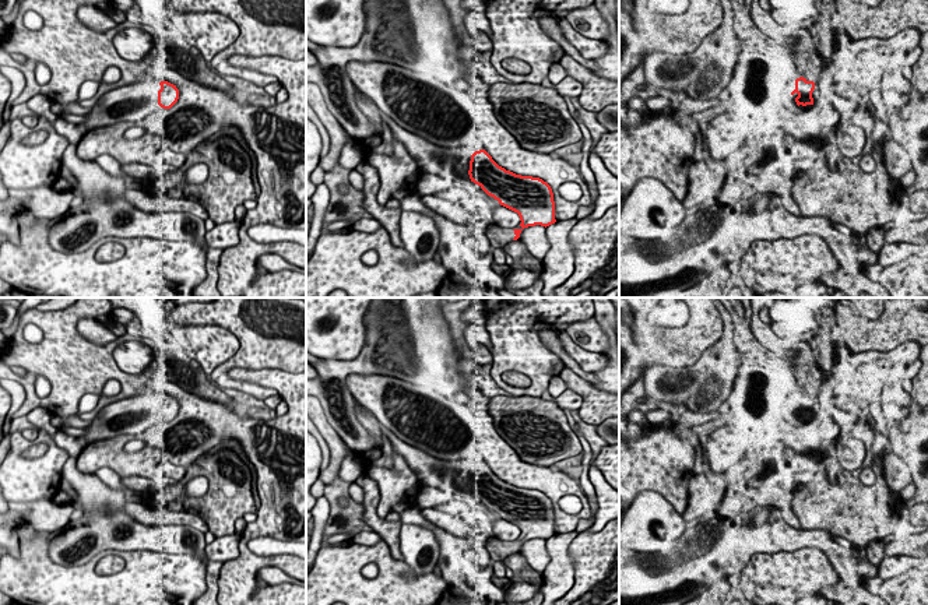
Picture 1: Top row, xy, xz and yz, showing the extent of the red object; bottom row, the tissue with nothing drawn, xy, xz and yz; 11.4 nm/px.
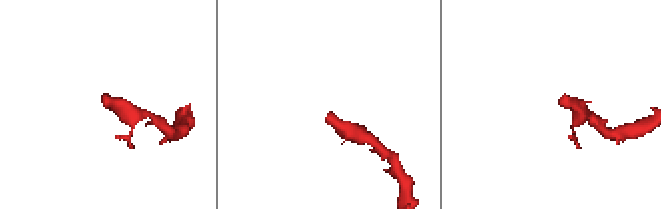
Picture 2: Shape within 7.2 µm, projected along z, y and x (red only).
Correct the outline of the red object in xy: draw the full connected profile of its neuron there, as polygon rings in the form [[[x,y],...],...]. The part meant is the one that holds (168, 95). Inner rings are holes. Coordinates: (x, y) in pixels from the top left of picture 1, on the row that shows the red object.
[[[161,81],[159,85],[158,105],[164,109],[171,109],[179,99],[179,89],[168,81]]]

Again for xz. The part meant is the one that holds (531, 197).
[[[386,115],[382,120],[390,127],[393,140],[404,144],[422,172],[457,179],[468,163],[471,182],[498,200],[500,205],[517,212],[523,229],[535,225],[546,228],[556,222],[553,193],[542,179],[506,170],[485,150],[470,155],[461,148],[439,147],[404,130]]]

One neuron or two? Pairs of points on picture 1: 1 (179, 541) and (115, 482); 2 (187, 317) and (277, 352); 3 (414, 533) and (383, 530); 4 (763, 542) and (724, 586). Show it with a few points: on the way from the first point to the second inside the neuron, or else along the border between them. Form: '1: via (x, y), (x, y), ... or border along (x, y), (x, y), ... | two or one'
1: border along (101, 481), (111, 488), (119, 489), (127, 500) | two
2: via (210, 315), (235, 315), (255, 331) | one
3: border along (400, 524), (400, 554), (403, 559) | two
4: border along (710, 586), (723, 577), (733, 586) | two

